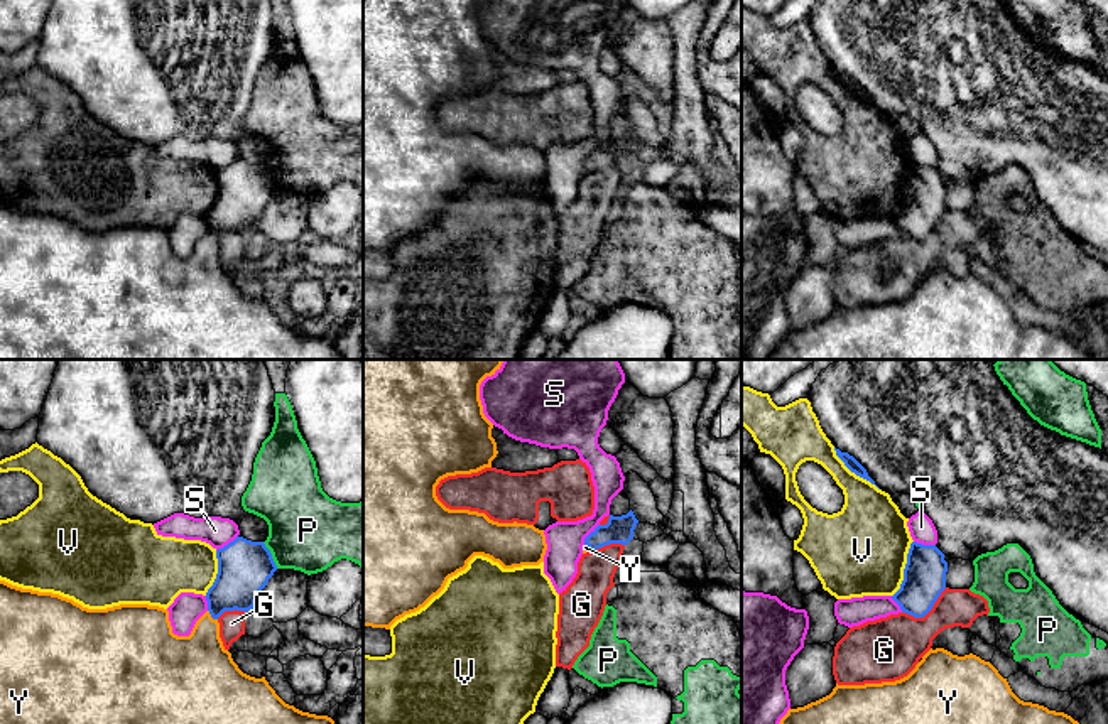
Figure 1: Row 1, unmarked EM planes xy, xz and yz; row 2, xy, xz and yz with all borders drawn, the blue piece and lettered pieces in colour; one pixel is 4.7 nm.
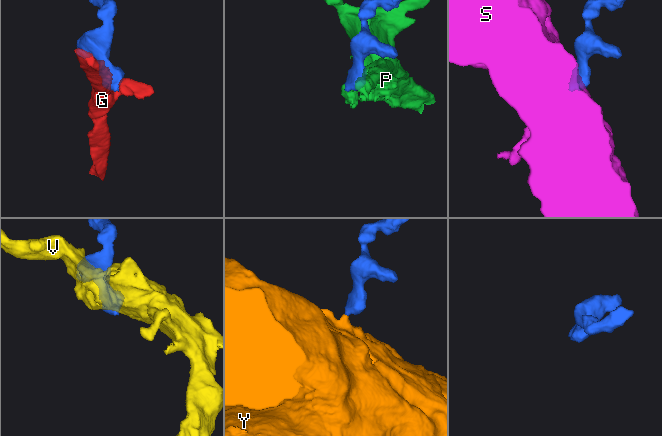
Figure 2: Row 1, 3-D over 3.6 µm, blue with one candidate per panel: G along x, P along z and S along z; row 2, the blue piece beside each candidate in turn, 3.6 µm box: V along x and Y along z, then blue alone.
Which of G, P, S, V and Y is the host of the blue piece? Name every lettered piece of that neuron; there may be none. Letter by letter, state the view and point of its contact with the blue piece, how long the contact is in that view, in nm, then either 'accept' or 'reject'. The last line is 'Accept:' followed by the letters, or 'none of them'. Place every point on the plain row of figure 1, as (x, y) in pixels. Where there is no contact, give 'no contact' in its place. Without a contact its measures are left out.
G: contact yz (926, 235); length 240 nm; reject
P: contact xy (271, 178); length 150 nm; reject
S: contact xz (590, 156); length 130 nm; reject
V: contact yz (904, 191); length 280 nm; reject
Y: contact xy (211, 238); length 70 nm; accept
Accept: Y

